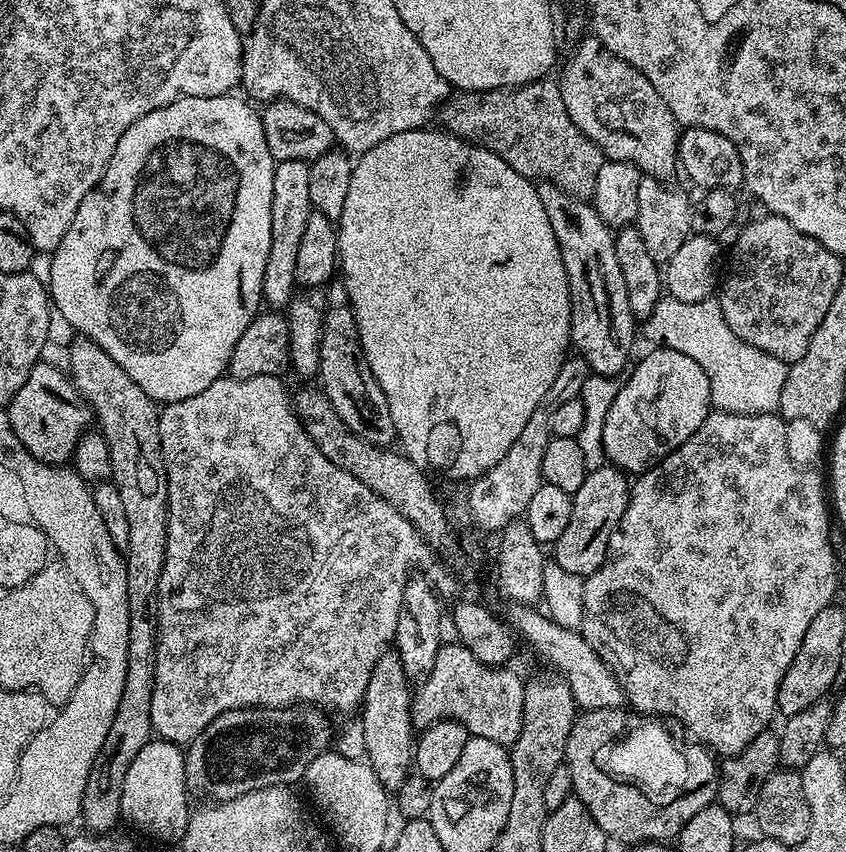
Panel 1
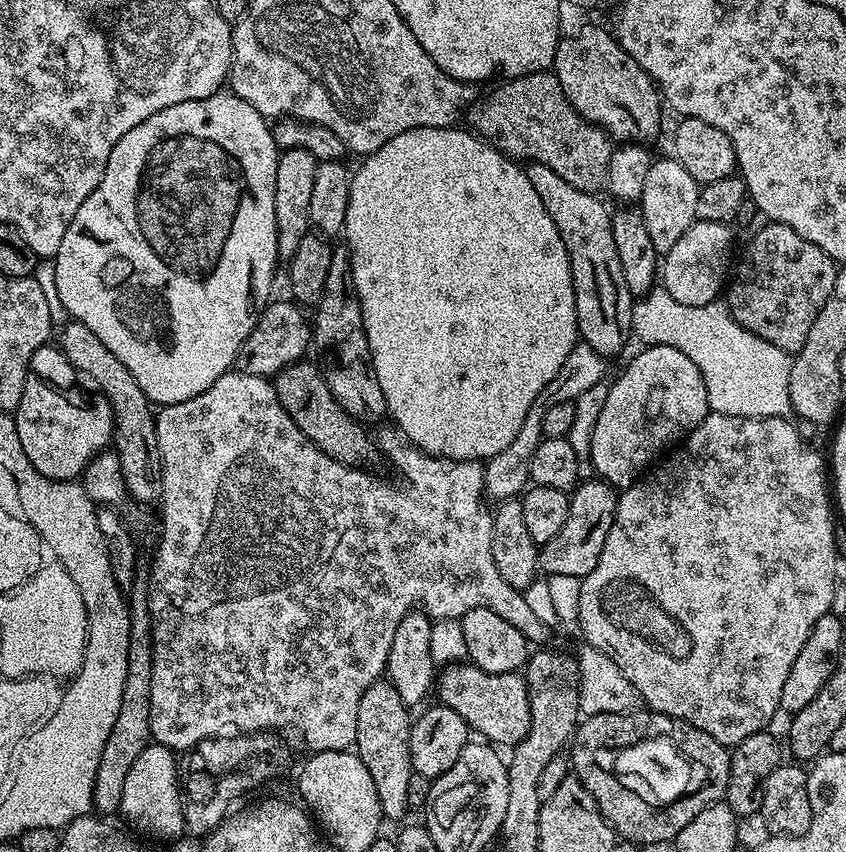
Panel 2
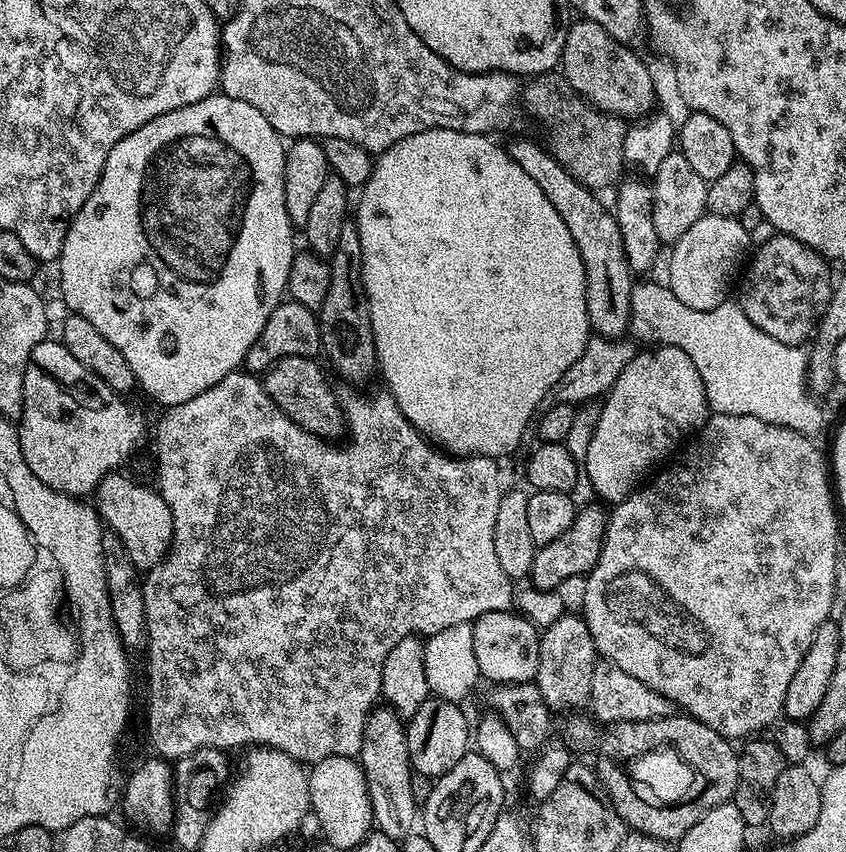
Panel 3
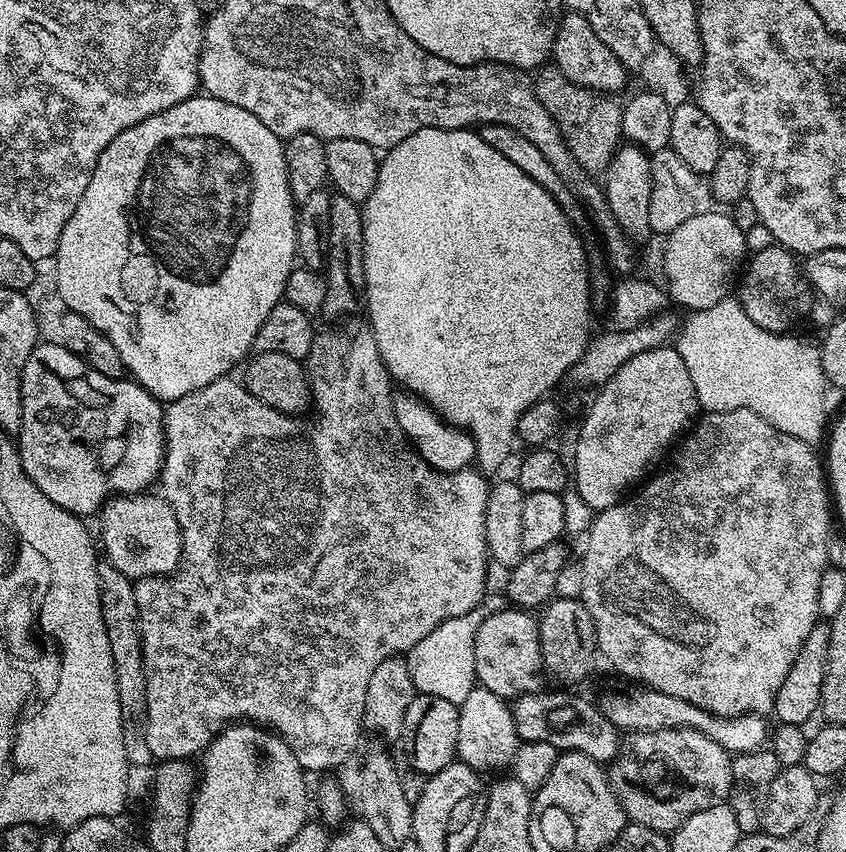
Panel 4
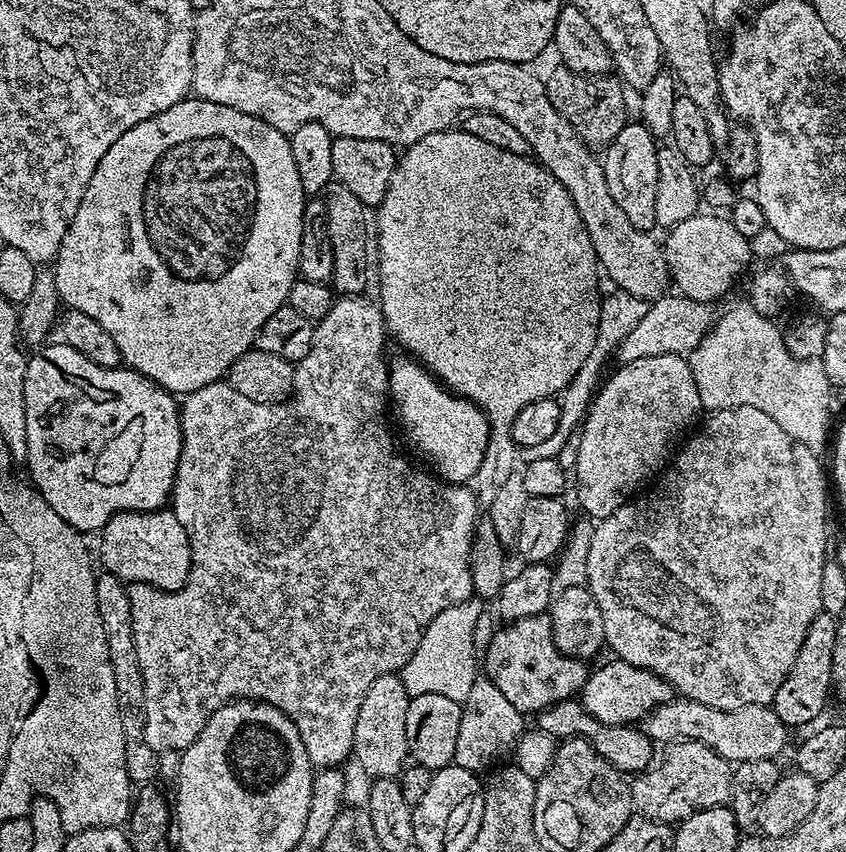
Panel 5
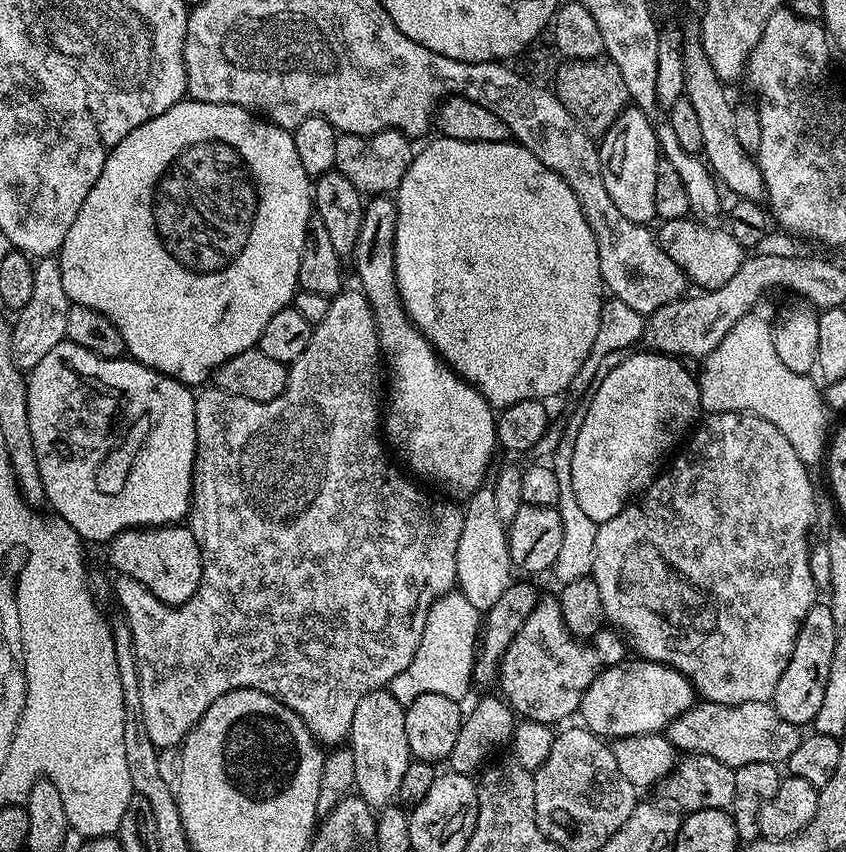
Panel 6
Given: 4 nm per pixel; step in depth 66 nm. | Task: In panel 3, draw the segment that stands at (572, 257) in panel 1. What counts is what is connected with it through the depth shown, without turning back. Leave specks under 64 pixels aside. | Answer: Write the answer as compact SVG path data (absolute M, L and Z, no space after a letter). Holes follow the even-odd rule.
M512 140L506 144L508 157L542 189L542 194L550 201L550 206L558 210L562 222L566 222L566 230L570 230L570 238L574 238L574 246L578 246L578 254L582 258L582 266L586 274L586 310L588 326L595 335L605 338L620 338L629 331L629 289L634 283L633 273L624 257L624 247L618 234L618 222L611 211L604 209L597 193L591 188L582 186L556 161L552 153L539 143L531 144L528 140Z

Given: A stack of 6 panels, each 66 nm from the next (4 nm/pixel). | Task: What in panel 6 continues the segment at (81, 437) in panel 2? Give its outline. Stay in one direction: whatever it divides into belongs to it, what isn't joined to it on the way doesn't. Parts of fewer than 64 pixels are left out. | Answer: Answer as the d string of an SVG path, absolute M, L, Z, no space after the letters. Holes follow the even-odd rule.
M63 339L60 344L47 351L38 364L26 376L28 385L28 413L30 414L30 435L34 438L34 454L38 454L38 470L42 473L42 486L47 507L52 507L59 519L65 520L81 540L104 540L111 542L119 532L128 528L163 527L165 524L181 523L189 515L192 497L192 466L196 461L196 423L194 410L196 396L193 389L161 372L147 368L131 358L111 360L102 358L90 350Z

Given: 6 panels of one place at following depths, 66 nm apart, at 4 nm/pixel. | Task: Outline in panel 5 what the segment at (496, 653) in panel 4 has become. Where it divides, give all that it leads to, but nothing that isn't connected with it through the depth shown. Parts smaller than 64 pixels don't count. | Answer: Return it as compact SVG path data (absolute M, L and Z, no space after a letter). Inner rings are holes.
M551 615L531 616L505 623L488 640L488 649L482 652L482 672L490 682L498 688L499 693L516 706L523 714L538 714L543 708L549 708L551 704L557 704L563 700L571 700L588 681L589 665L583 659L575 656L563 656L554 646L554 634L552 633Z

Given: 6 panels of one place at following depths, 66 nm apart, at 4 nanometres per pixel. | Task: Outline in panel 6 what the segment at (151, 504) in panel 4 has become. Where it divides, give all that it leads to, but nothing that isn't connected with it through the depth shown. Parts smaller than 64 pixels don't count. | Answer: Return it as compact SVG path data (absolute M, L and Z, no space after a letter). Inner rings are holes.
M183 523L165 524L163 527L128 528L124 532L119 532L107 545L107 548L108 560L117 568L115 571L119 575L130 577L143 588L148 588L150 594L157 596L163 604L179 606L186 603L202 582L200 547L191 527L185 526Z

